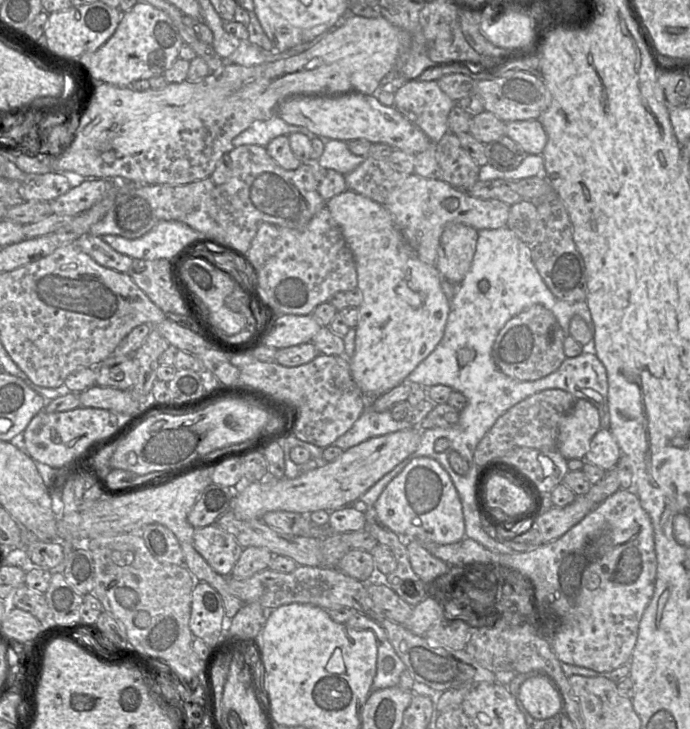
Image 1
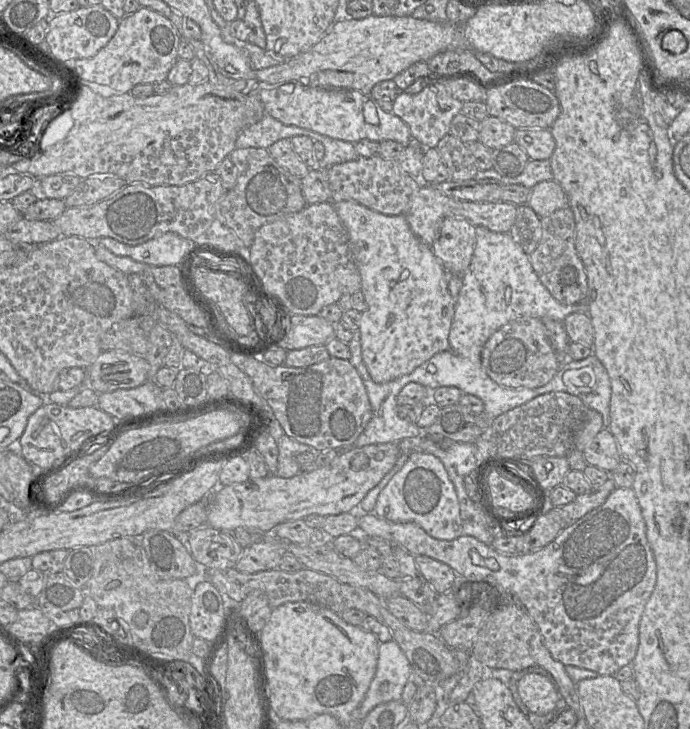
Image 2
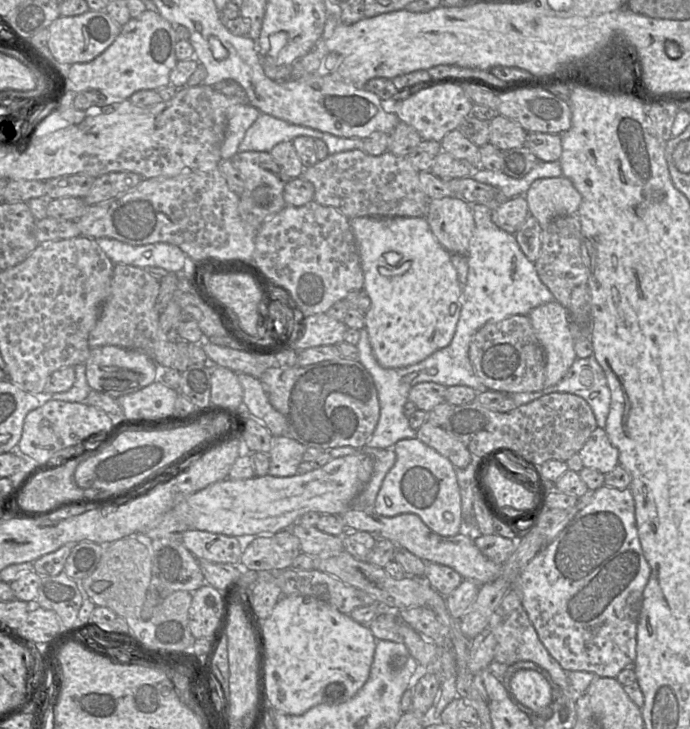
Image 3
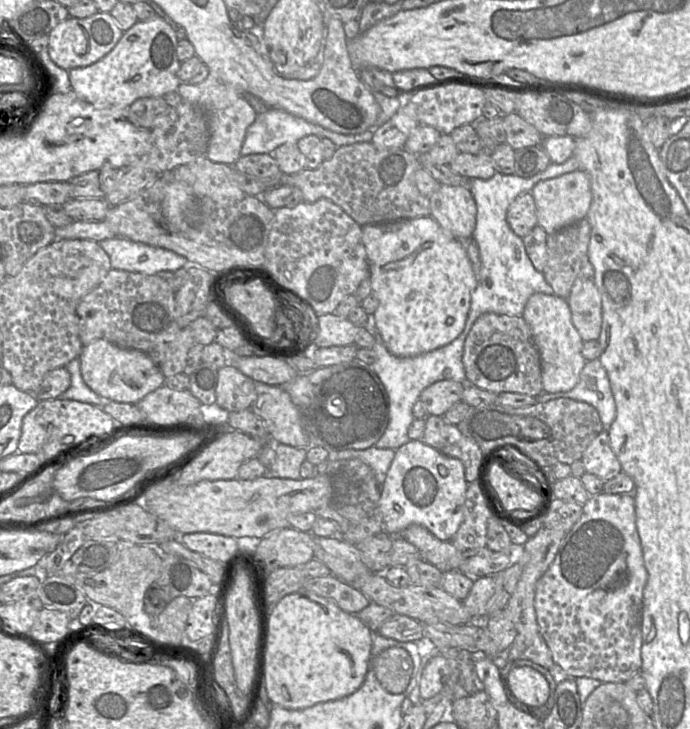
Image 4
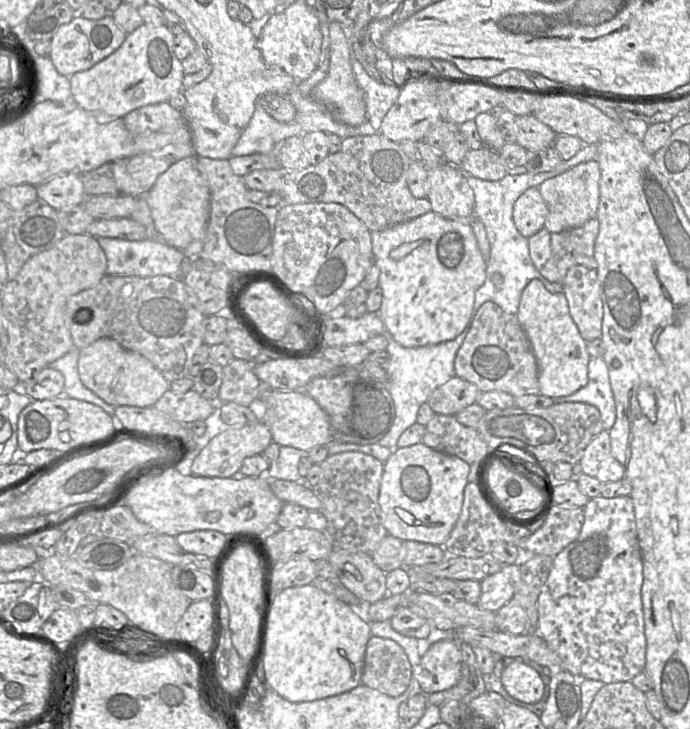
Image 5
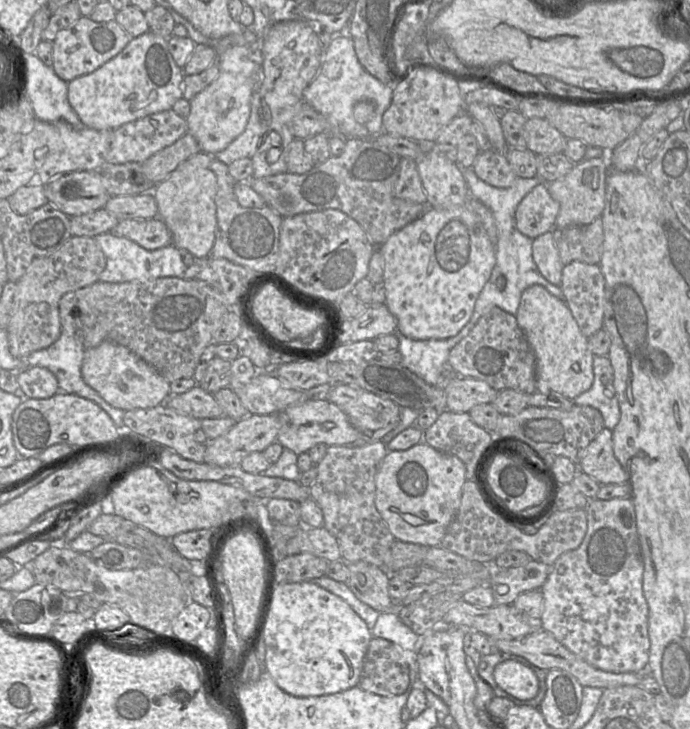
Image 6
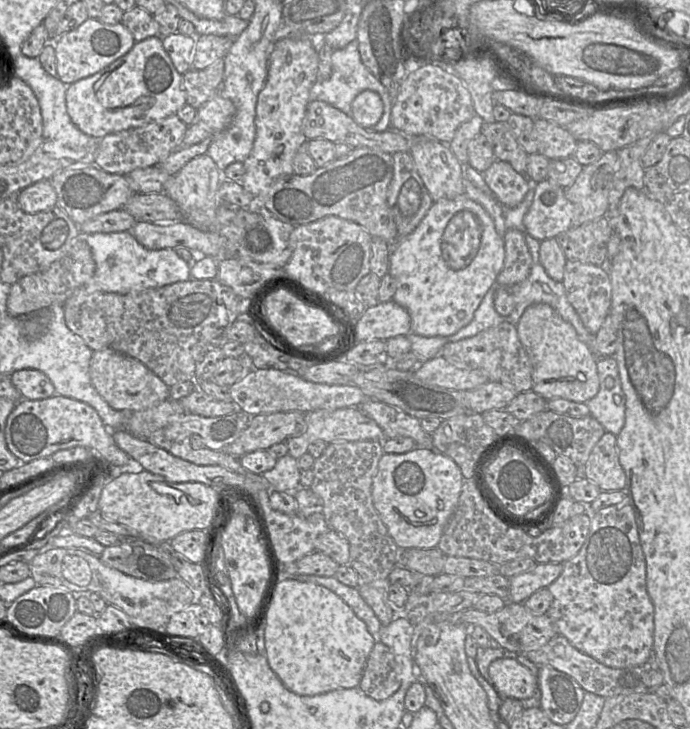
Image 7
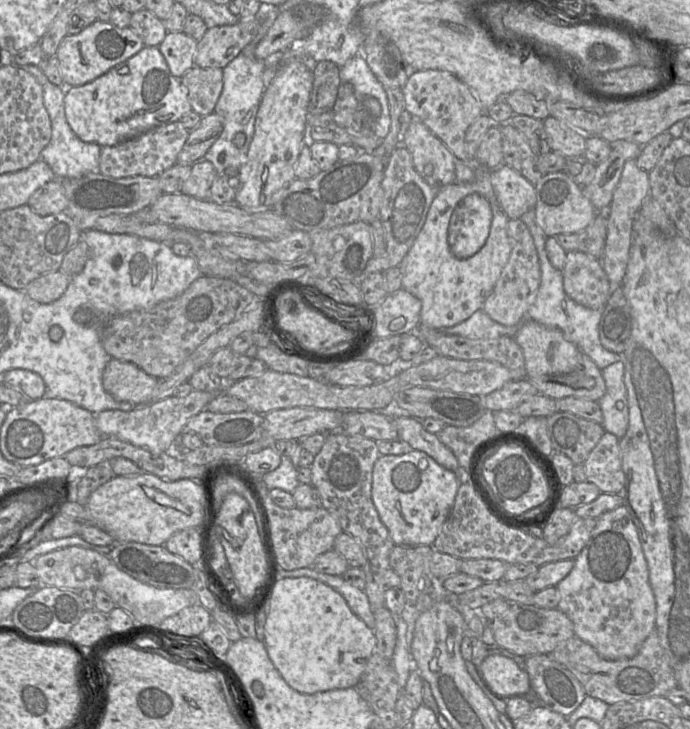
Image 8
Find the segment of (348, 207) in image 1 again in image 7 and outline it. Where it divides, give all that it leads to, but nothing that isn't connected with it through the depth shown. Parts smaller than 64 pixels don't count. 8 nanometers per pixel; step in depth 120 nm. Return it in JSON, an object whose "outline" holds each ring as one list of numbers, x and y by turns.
{"outline":[[465,194,459,195,454,199,440,199,433,202,413,232,398,239,395,243,389,244,391,245,391,254,389,256,388,273,395,279,397,287,392,300,408,312,411,318,411,332,421,336,450,336,468,325,472,321,474,313,486,293,496,283,497,277,502,271,505,262,504,238,497,233,494,222,486,210]]}

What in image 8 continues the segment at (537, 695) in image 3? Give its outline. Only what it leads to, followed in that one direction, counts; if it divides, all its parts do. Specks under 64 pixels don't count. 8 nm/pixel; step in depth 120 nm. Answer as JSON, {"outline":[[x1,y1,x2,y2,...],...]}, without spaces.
{"outline":[[489,655,480,666,480,675,495,694,526,696,532,689,528,672,517,662,503,655]]}

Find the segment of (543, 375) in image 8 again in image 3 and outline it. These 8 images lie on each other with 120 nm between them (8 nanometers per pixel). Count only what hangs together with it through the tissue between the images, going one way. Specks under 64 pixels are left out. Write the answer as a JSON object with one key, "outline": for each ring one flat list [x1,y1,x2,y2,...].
{"outline":[[551,301,531,310,528,317,545,352,544,388,556,385,577,359,568,310,557,301]]}

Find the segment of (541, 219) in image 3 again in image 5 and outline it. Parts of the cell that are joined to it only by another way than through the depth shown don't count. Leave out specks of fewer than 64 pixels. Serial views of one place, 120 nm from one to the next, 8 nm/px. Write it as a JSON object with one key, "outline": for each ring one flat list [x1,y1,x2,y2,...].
{"outline":[[596,160,581,163,556,177,544,181,539,187,540,194,548,208,544,228,559,233,578,228,596,218,600,199,600,167]]}

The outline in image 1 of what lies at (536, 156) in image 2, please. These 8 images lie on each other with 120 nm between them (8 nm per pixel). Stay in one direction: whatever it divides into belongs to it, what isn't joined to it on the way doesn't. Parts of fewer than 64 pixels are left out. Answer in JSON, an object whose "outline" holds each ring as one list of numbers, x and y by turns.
{"outline":[[538,120,513,121,506,124,506,136,528,154,539,155,547,143,547,134]]}

